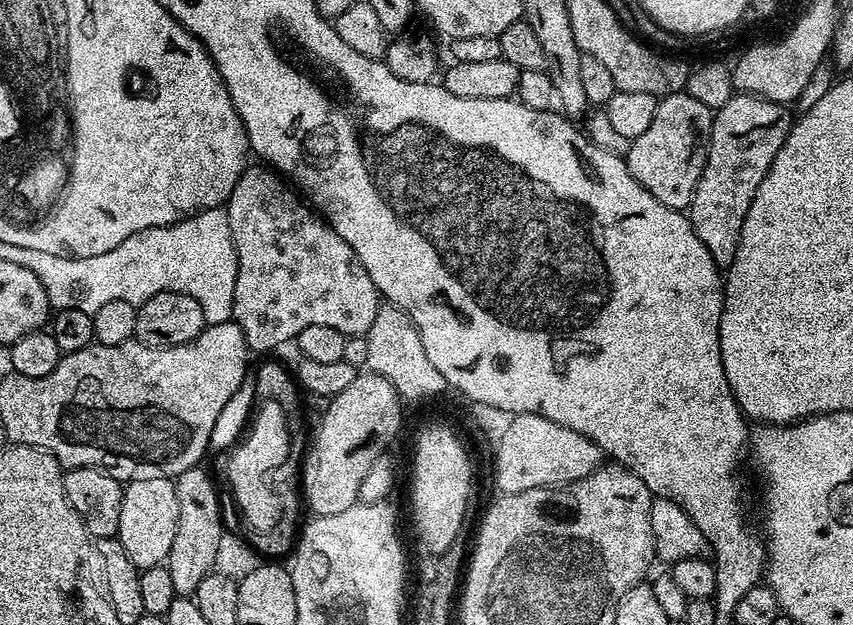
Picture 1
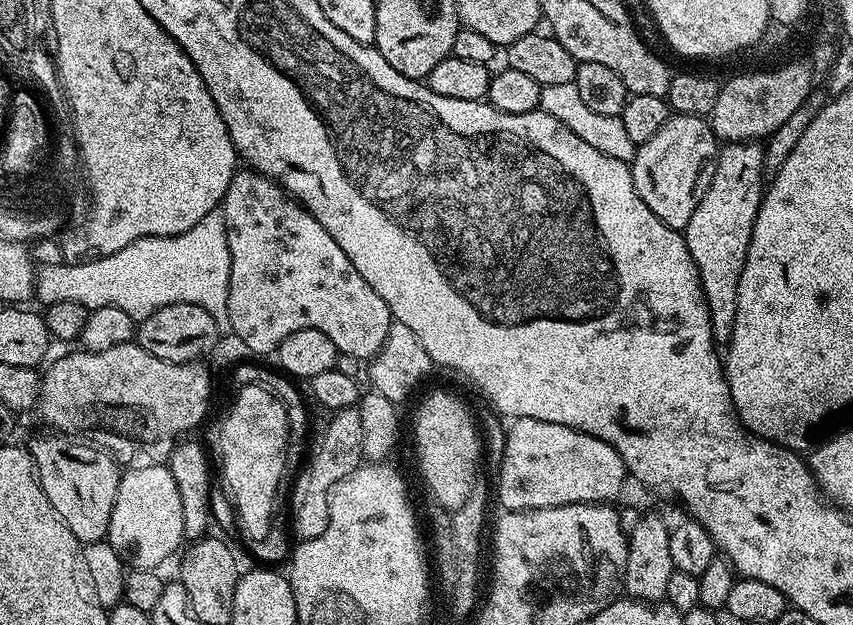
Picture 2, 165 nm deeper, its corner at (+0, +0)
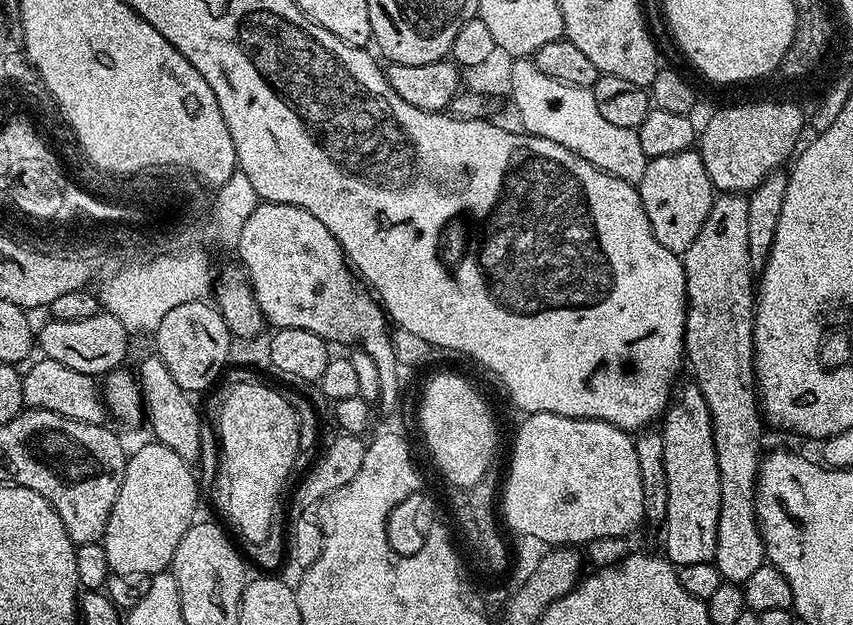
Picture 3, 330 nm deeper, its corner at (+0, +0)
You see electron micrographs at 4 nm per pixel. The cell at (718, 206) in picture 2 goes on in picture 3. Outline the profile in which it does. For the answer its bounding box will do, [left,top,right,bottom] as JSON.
[682,192,766,585]

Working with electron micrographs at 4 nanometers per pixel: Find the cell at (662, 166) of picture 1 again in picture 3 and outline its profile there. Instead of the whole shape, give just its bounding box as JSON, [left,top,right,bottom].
[638,150,714,254]

